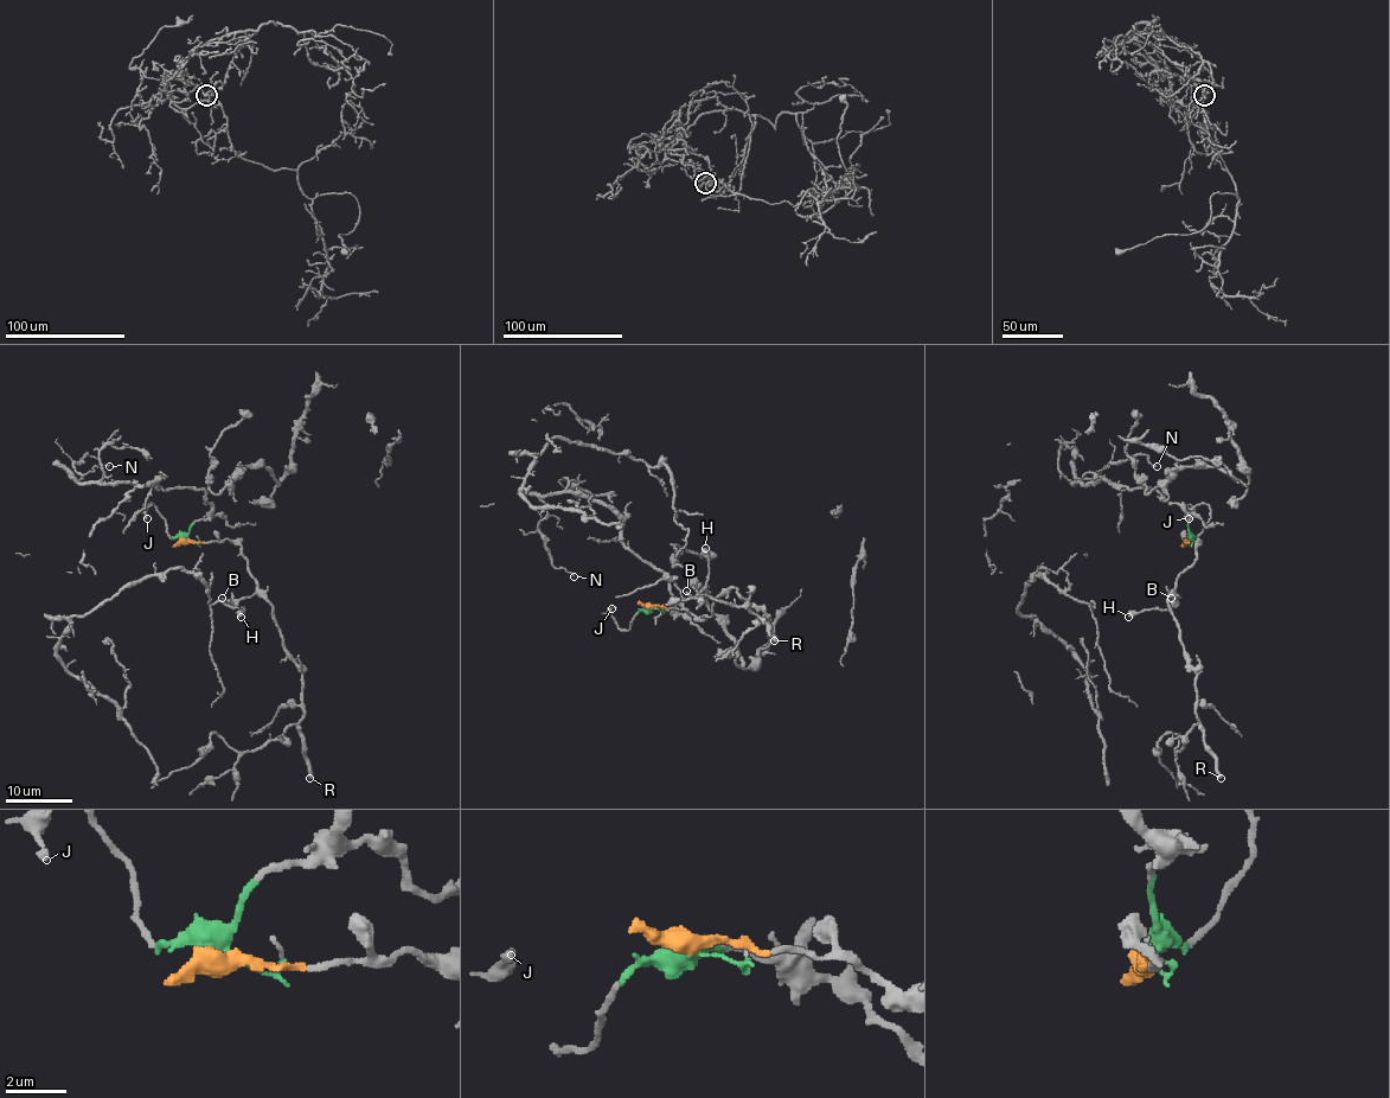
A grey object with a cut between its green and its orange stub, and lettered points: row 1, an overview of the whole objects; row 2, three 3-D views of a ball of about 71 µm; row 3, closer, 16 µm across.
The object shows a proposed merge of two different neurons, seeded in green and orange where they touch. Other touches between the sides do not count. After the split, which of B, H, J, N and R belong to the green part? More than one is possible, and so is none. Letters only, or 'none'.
J, N

